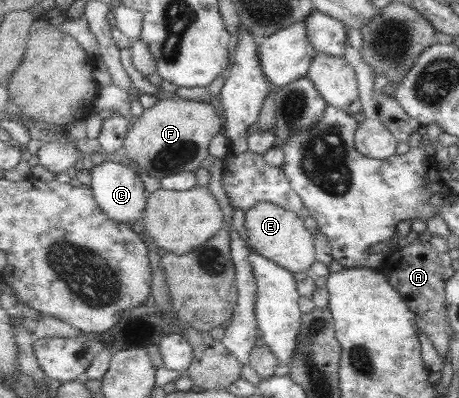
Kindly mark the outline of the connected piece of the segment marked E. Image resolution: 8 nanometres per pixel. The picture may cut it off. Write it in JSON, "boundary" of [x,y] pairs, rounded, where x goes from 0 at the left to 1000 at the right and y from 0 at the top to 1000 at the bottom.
{"boundary":[[[564,508],[536,530],[534,565],[538,608],[549,621],[549,631],[601,656],[638,686],[664,681],[678,691],[673,671],[691,656],[686,601],[647,535],[590,508]]]}

